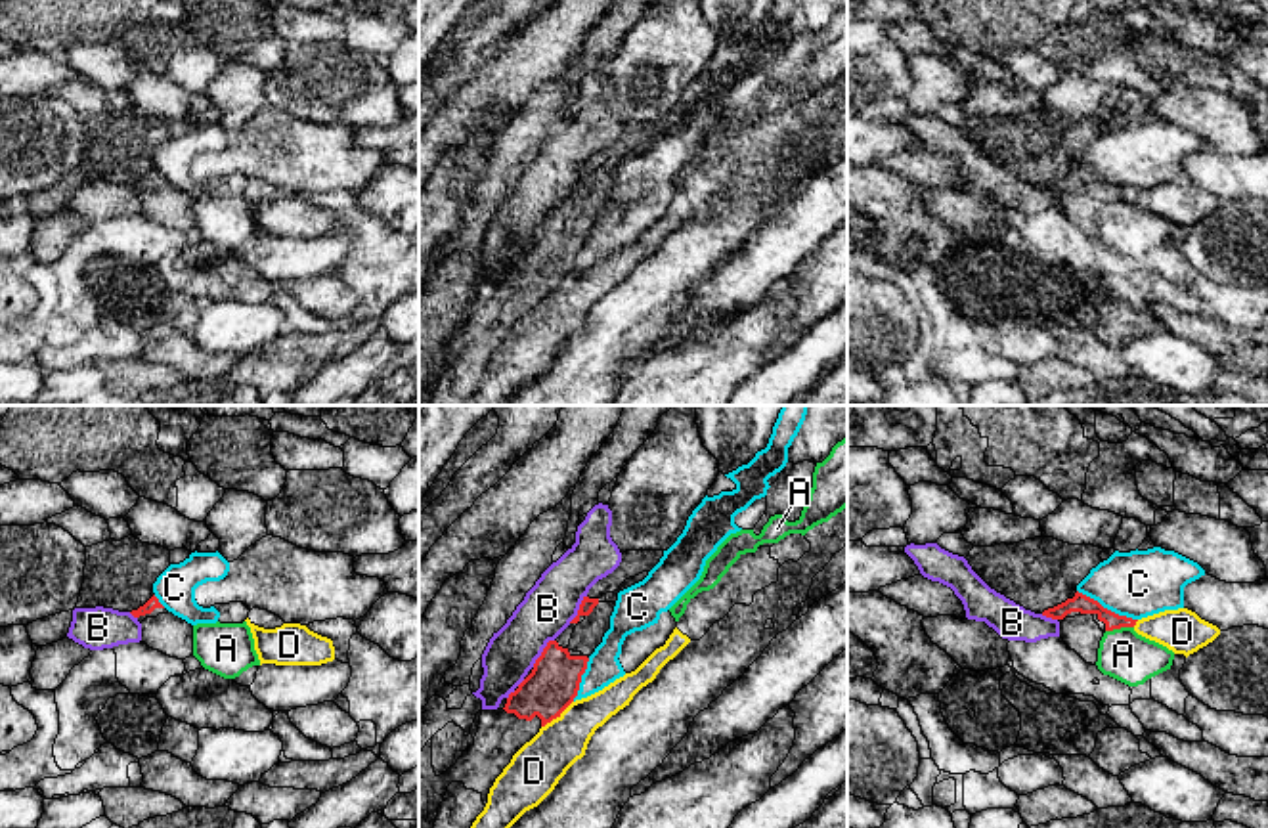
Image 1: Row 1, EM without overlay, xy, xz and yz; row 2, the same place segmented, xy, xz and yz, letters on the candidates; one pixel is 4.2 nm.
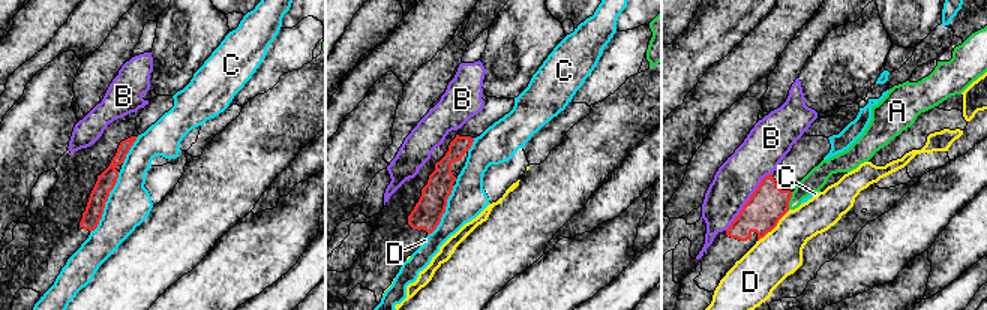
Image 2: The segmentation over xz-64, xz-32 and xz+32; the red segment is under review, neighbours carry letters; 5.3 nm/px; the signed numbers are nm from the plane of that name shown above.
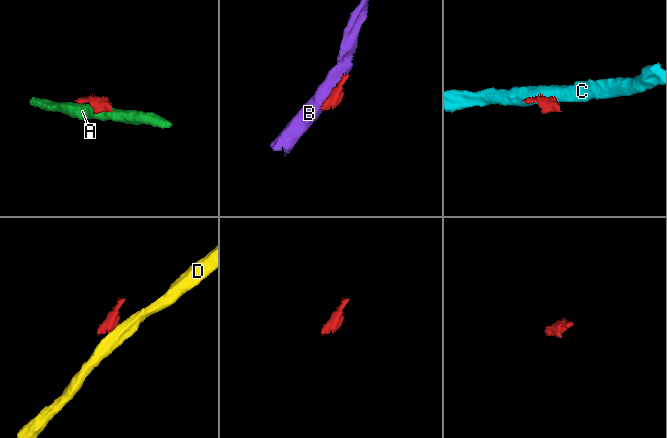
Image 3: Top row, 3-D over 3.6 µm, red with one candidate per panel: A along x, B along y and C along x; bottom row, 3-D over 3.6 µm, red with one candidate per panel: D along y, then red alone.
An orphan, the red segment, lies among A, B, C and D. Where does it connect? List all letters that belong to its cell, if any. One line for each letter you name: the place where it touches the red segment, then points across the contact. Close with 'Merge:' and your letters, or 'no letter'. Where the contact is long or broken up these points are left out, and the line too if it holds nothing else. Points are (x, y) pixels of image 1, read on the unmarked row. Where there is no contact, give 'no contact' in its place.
Merge: no letter

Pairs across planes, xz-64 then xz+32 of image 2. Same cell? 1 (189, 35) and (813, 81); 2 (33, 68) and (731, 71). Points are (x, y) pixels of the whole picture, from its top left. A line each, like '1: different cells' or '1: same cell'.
1: same cell
2: same cell

